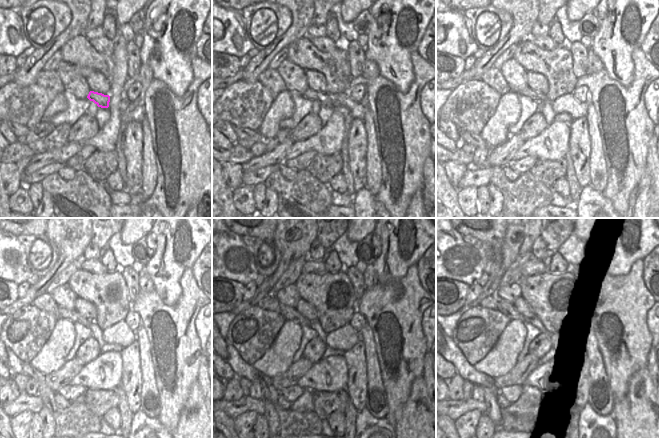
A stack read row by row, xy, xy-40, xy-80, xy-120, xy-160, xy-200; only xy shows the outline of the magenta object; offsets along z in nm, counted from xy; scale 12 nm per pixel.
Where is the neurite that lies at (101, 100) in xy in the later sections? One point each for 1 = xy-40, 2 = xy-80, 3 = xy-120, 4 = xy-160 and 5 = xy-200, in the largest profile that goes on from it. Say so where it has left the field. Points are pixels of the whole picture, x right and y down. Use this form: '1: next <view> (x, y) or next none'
1: next xy-40 (323, 98)
2: next xy-80 (534, 95)
3: next xy-120 (71, 314)
4: next xy-160 (289, 313)
5: next xy-200 (504, 307)

